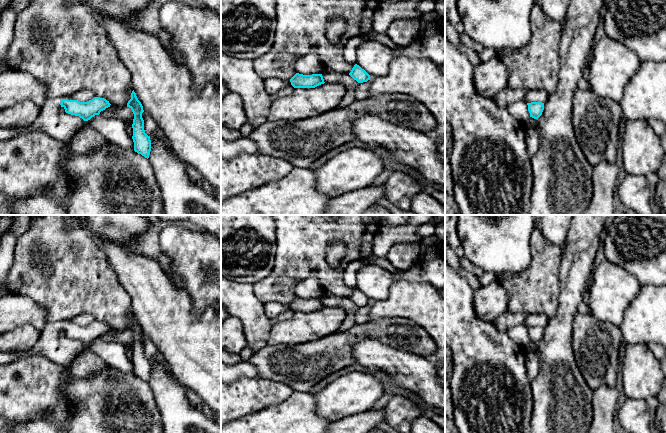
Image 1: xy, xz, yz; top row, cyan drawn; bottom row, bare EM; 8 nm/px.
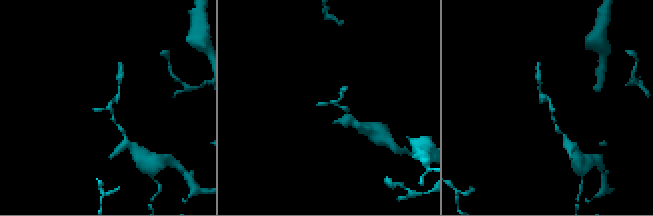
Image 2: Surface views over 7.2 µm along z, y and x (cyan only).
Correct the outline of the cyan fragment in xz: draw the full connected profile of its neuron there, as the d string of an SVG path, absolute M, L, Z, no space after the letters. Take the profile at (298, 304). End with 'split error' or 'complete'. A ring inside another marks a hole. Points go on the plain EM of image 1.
M296 297L287 305L279 302L264 304L265 313L270 319L278 317L288 309L292 309L294 312L315 312L324 307L322 298L303 299Z; split error

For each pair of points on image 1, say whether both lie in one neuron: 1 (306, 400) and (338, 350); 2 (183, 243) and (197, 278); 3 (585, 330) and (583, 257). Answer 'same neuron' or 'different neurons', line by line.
1: different neurons
2: same neuron
3: different neurons

